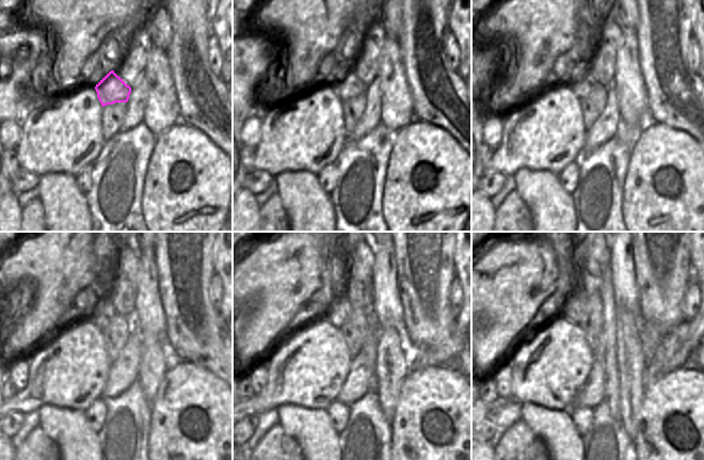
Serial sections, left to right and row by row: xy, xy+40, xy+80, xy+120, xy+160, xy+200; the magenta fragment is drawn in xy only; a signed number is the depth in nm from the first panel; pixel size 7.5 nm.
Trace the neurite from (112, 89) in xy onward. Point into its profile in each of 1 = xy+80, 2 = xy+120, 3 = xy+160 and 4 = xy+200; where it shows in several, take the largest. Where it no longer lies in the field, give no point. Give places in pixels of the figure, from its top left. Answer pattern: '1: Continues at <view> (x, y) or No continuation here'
1: Continues at xy+80 (582, 81)
2: Continues at xy+120 (102, 311)
3: Continues at xy+160 (337, 308)
4: Continues at xy+200 (572, 307)

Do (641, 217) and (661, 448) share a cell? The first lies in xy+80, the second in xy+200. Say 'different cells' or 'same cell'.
same cell

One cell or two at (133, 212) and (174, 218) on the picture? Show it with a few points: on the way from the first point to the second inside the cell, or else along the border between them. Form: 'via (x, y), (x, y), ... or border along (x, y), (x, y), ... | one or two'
border along (144, 189), (142, 195), (143, 220) | two

